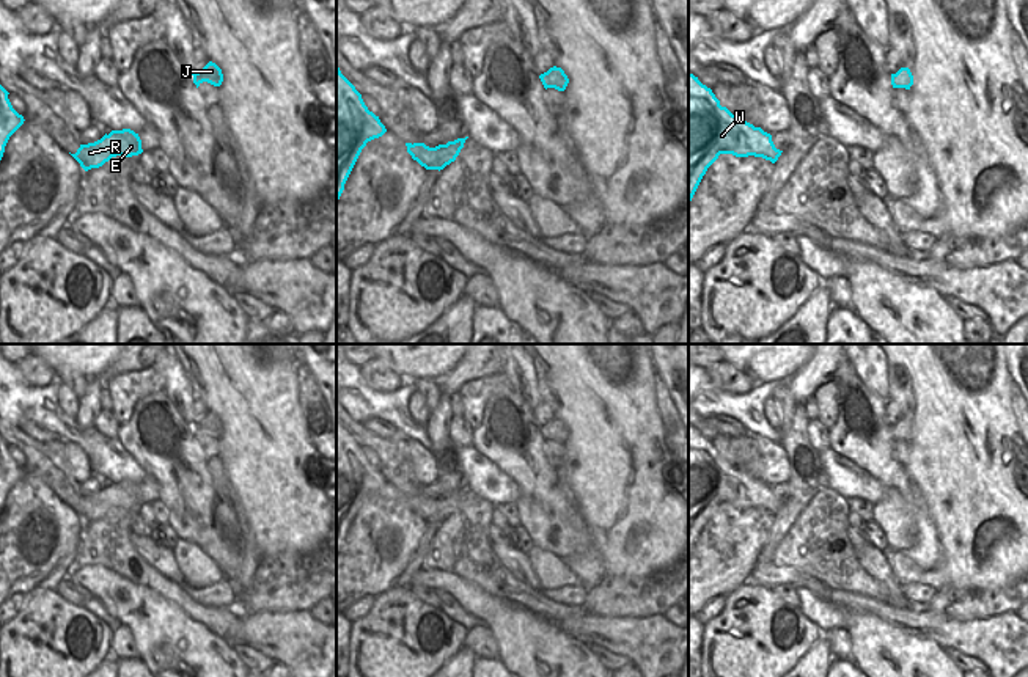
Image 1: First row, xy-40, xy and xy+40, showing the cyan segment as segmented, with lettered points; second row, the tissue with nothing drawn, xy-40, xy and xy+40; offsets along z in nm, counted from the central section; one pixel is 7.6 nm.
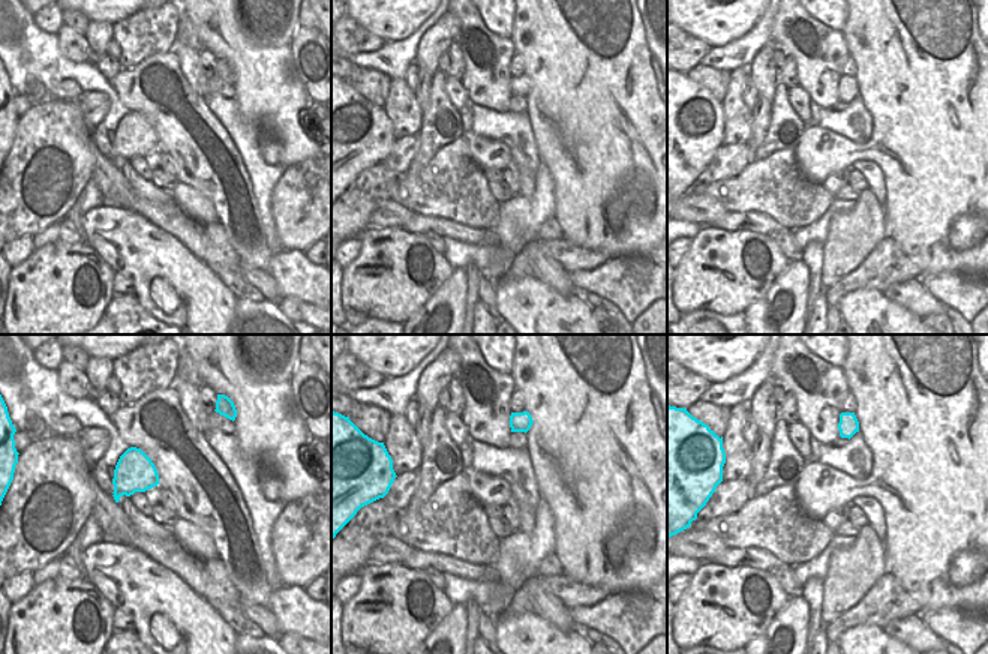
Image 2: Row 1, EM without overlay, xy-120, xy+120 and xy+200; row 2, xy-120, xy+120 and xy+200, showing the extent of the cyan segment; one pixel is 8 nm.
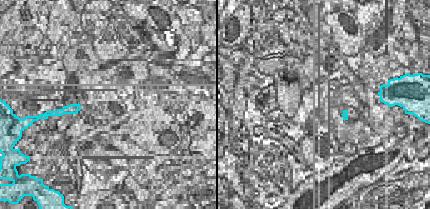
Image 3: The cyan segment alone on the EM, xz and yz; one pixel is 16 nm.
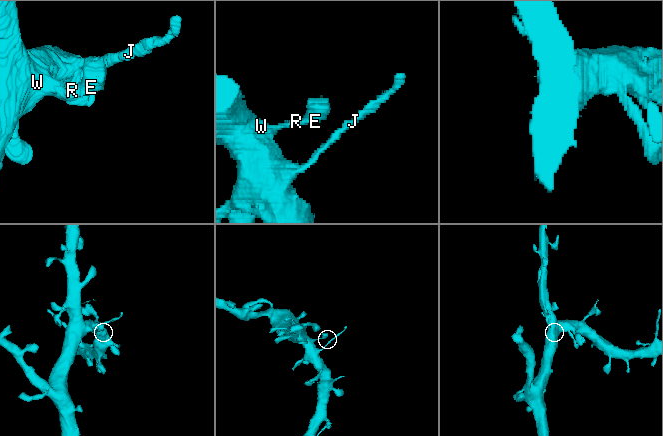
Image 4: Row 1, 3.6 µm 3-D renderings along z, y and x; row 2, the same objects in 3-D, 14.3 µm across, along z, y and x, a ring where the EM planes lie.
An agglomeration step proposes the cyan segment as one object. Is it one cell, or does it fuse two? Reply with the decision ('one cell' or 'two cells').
one cell

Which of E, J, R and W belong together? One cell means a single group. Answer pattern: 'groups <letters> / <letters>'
groups E J R W

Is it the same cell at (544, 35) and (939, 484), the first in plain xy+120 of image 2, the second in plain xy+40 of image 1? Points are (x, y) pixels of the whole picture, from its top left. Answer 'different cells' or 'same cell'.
same cell

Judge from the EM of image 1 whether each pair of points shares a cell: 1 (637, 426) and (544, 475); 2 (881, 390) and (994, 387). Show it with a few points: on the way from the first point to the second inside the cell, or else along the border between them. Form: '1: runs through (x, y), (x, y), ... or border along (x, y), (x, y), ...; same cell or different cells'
1: border along (561, 468), (563, 478), (571, 489); different cells
2: border along (885, 360), (888, 399); different cells

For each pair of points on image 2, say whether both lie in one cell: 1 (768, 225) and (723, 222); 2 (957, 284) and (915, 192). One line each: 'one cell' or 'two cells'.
1: one cell
2: two cells

